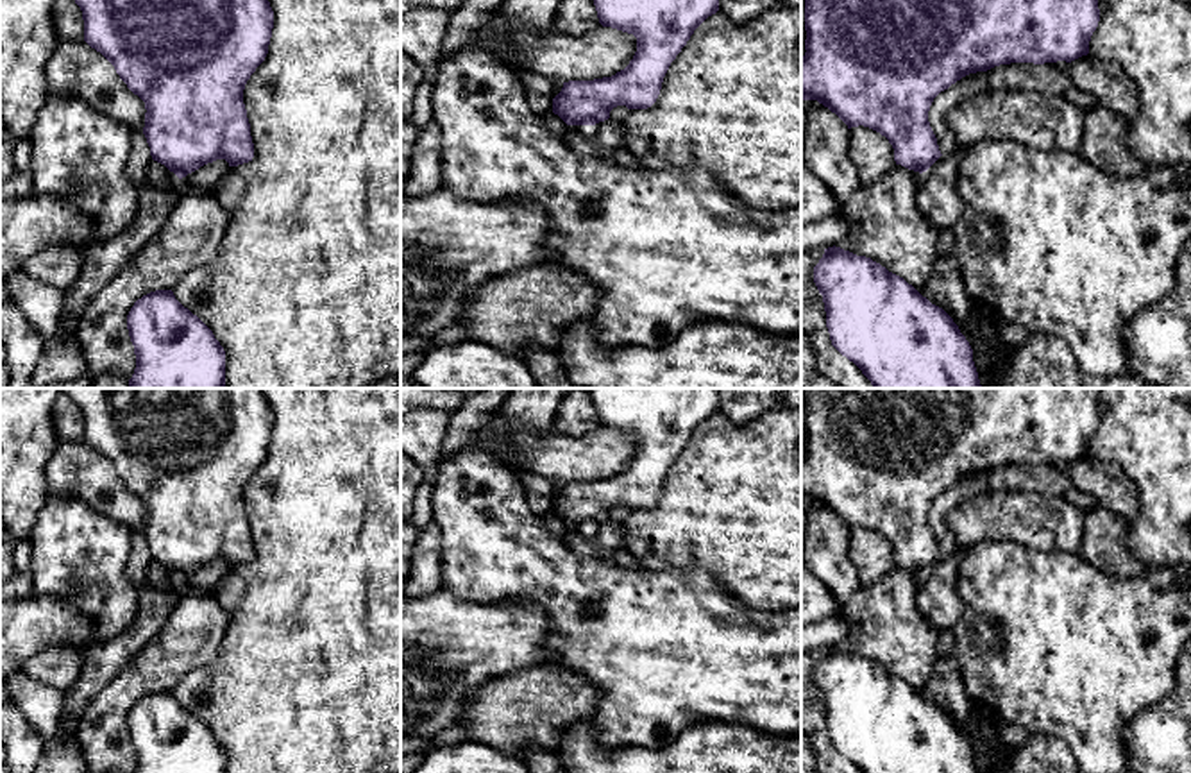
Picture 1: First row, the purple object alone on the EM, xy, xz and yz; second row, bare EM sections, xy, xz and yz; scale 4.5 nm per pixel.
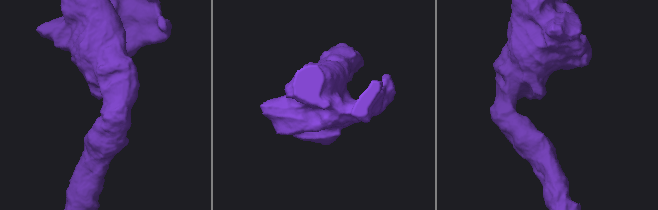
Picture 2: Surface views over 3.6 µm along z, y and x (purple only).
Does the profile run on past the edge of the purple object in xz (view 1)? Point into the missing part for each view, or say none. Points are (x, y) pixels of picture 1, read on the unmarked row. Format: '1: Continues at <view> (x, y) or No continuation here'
1: No continuation here

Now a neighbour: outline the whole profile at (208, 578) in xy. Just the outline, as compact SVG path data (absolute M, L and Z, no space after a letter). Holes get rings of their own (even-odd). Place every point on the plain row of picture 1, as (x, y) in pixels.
M216 560L188 574L181 582L186 589L206 590L211 596L215 596L227 571L229 571L229 564L225 560Z

